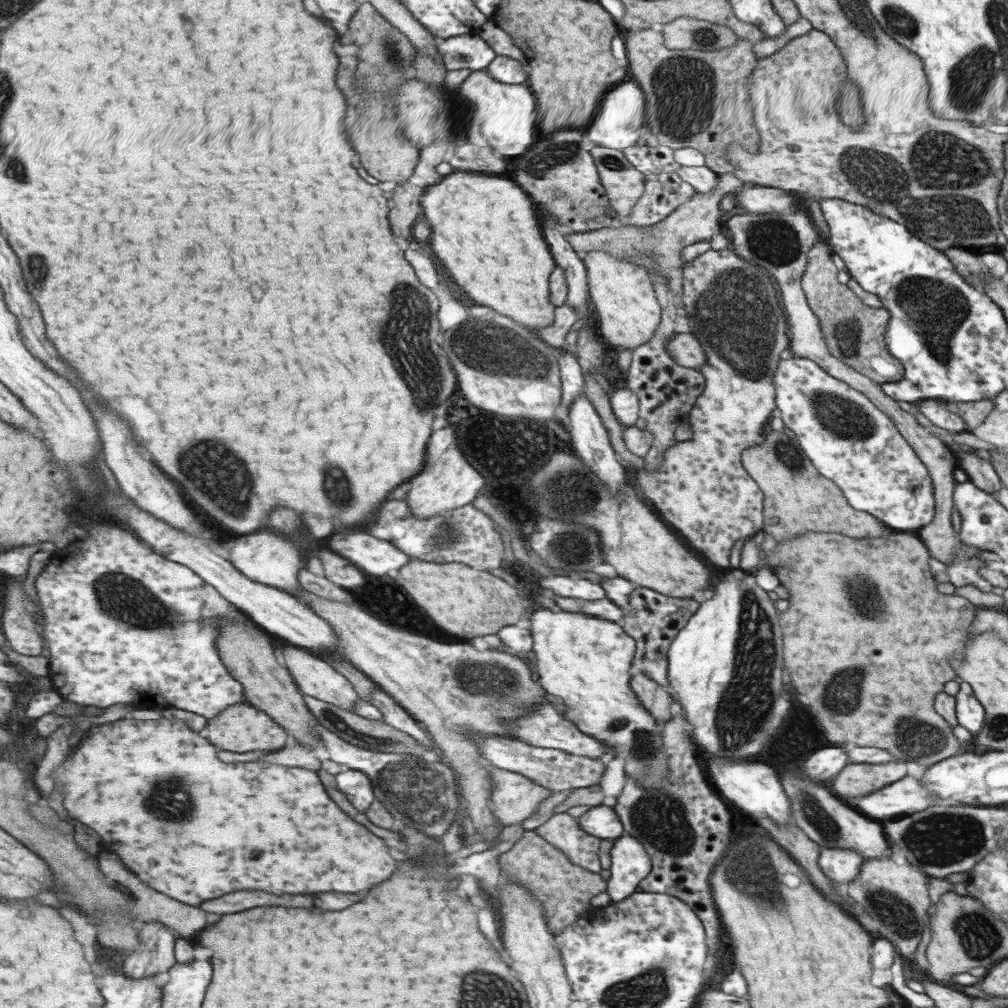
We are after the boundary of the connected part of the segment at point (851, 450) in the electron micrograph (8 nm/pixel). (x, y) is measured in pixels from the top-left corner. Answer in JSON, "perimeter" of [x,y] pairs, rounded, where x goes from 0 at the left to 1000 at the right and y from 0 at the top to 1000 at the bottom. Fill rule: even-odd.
{"perimeter":[[[786,353],[773,356],[769,373],[765,376],[769,385],[768,403],[777,422],[789,430],[793,444],[816,472],[820,472],[830,484],[836,484],[840,500],[844,504],[860,508],[888,528],[913,525],[927,514],[927,487],[919,462],[912,456],[904,440],[895,433],[887,419],[851,386],[825,374],[809,358]]]}

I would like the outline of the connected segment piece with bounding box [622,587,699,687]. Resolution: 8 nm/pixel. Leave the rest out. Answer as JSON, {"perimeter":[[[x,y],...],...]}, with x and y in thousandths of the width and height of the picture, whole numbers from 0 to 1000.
{"perimeter":[[[640,582],[628,583],[624,591],[624,604],[618,607],[618,623],[630,635],[630,653],[626,663],[638,667],[652,679],[662,682],[662,644],[682,614],[689,608],[693,597],[687,593],[653,591],[649,585]]]}

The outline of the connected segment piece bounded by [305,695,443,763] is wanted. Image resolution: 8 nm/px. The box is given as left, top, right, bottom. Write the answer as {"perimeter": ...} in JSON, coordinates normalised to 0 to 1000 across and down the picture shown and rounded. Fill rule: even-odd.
{"perimeter":[[[303,689],[303,694],[305,700],[308,702],[309,706],[314,711],[317,718],[320,718],[322,722],[331,727],[335,727],[340,734],[343,734],[348,739],[354,740],[355,742],[366,742],[370,740],[373,746],[380,746],[384,748],[400,748],[416,751],[422,757],[434,757],[439,755],[433,743],[427,740],[426,743],[418,743],[406,728],[392,722],[388,722],[386,718],[382,717],[380,714],[378,716],[371,716],[370,714],[364,714],[358,712],[358,710],[352,708],[351,705],[342,704],[331,698],[316,694],[314,691],[310,691]]]}

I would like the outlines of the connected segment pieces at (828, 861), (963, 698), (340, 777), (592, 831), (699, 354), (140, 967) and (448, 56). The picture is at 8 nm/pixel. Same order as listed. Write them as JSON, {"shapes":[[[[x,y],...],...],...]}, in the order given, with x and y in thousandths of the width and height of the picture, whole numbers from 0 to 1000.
{"shapes":[[[[813,841],[810,856],[823,875],[833,878],[845,875],[856,855],[854,847],[840,841]]],[[[958,677],[951,678],[946,689],[946,706],[950,708],[951,720],[955,720],[964,730],[973,724],[976,715],[976,702],[965,690],[963,682]]],[[[341,762],[332,772],[335,784],[343,789],[352,804],[360,807],[372,792],[365,773],[358,766]]],[[[600,799],[585,801],[571,812],[574,821],[595,833],[612,832],[618,827],[617,817],[608,803]]],[[[669,331],[660,345],[674,363],[689,365],[699,361],[699,352],[693,339],[685,331]]],[[[148,915],[140,919],[140,938],[126,946],[121,964],[138,971],[157,964],[169,964],[176,955],[172,940],[176,926],[162,915]]],[[[453,35],[434,40],[434,51],[438,53],[442,70],[465,67],[465,70],[481,68],[491,57],[475,35]]]]}

